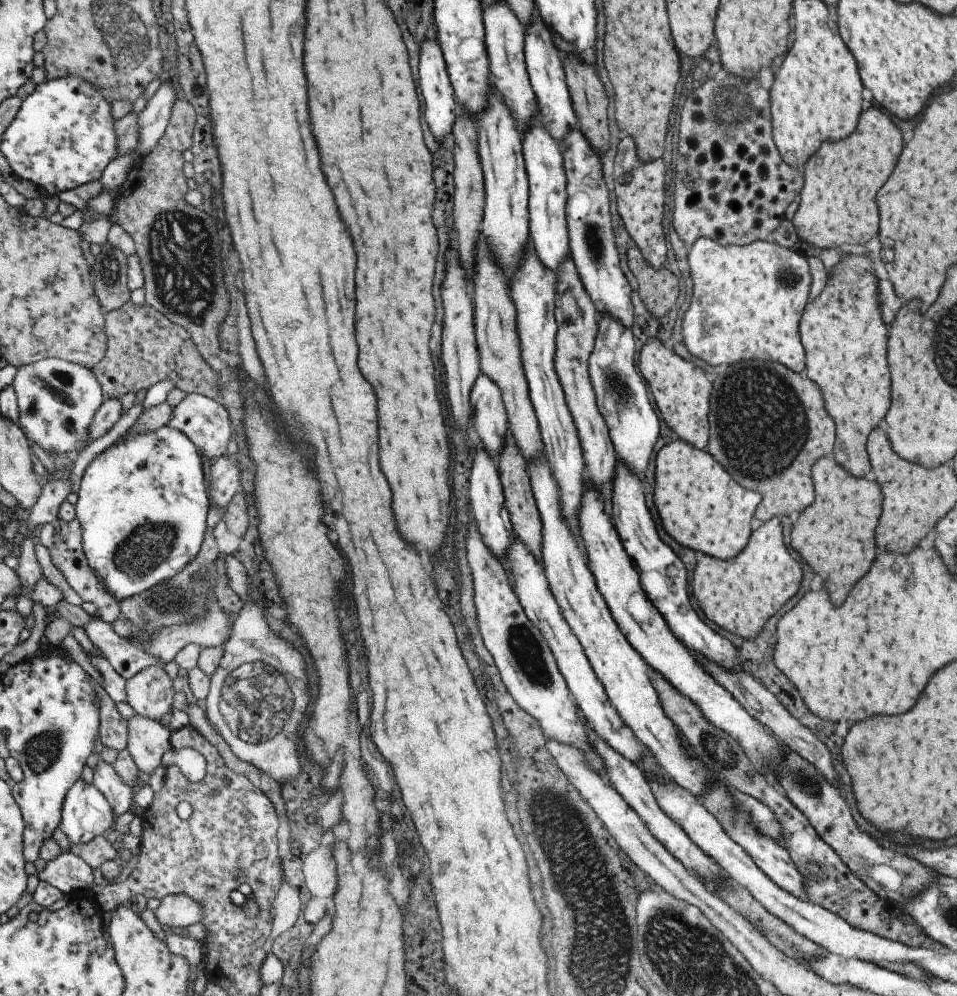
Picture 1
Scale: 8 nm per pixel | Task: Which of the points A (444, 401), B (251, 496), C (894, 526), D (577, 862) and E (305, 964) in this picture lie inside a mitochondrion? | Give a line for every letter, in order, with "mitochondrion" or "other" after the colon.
A: other
B: other
C: other
D: mitochondrion
E: other

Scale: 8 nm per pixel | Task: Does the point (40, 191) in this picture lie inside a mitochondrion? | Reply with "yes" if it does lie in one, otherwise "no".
no

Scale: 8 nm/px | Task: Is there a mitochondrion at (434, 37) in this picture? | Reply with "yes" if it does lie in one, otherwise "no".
no

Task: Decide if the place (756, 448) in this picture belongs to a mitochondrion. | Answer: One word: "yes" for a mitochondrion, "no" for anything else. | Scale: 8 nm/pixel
yes

